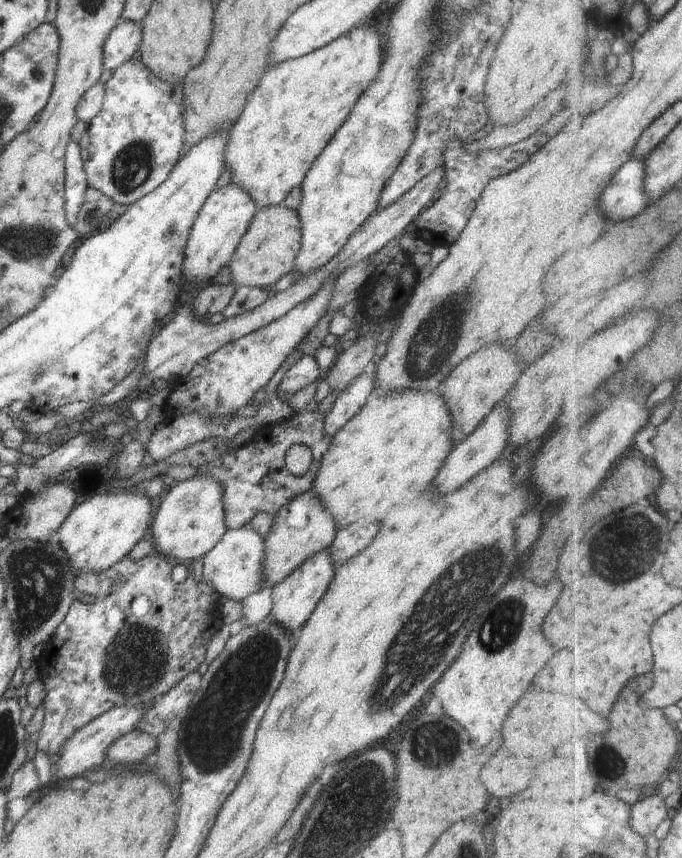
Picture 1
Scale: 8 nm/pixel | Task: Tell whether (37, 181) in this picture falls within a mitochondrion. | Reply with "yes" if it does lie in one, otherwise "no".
no

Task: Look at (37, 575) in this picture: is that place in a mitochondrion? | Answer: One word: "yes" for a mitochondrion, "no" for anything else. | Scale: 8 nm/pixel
yes

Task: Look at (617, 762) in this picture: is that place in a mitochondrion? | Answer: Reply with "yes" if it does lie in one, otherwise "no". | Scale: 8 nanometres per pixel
yes

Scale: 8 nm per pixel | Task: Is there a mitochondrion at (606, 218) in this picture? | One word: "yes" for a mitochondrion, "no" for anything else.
no

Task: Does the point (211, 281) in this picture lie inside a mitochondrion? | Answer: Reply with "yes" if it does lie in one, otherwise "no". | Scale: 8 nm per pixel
no

